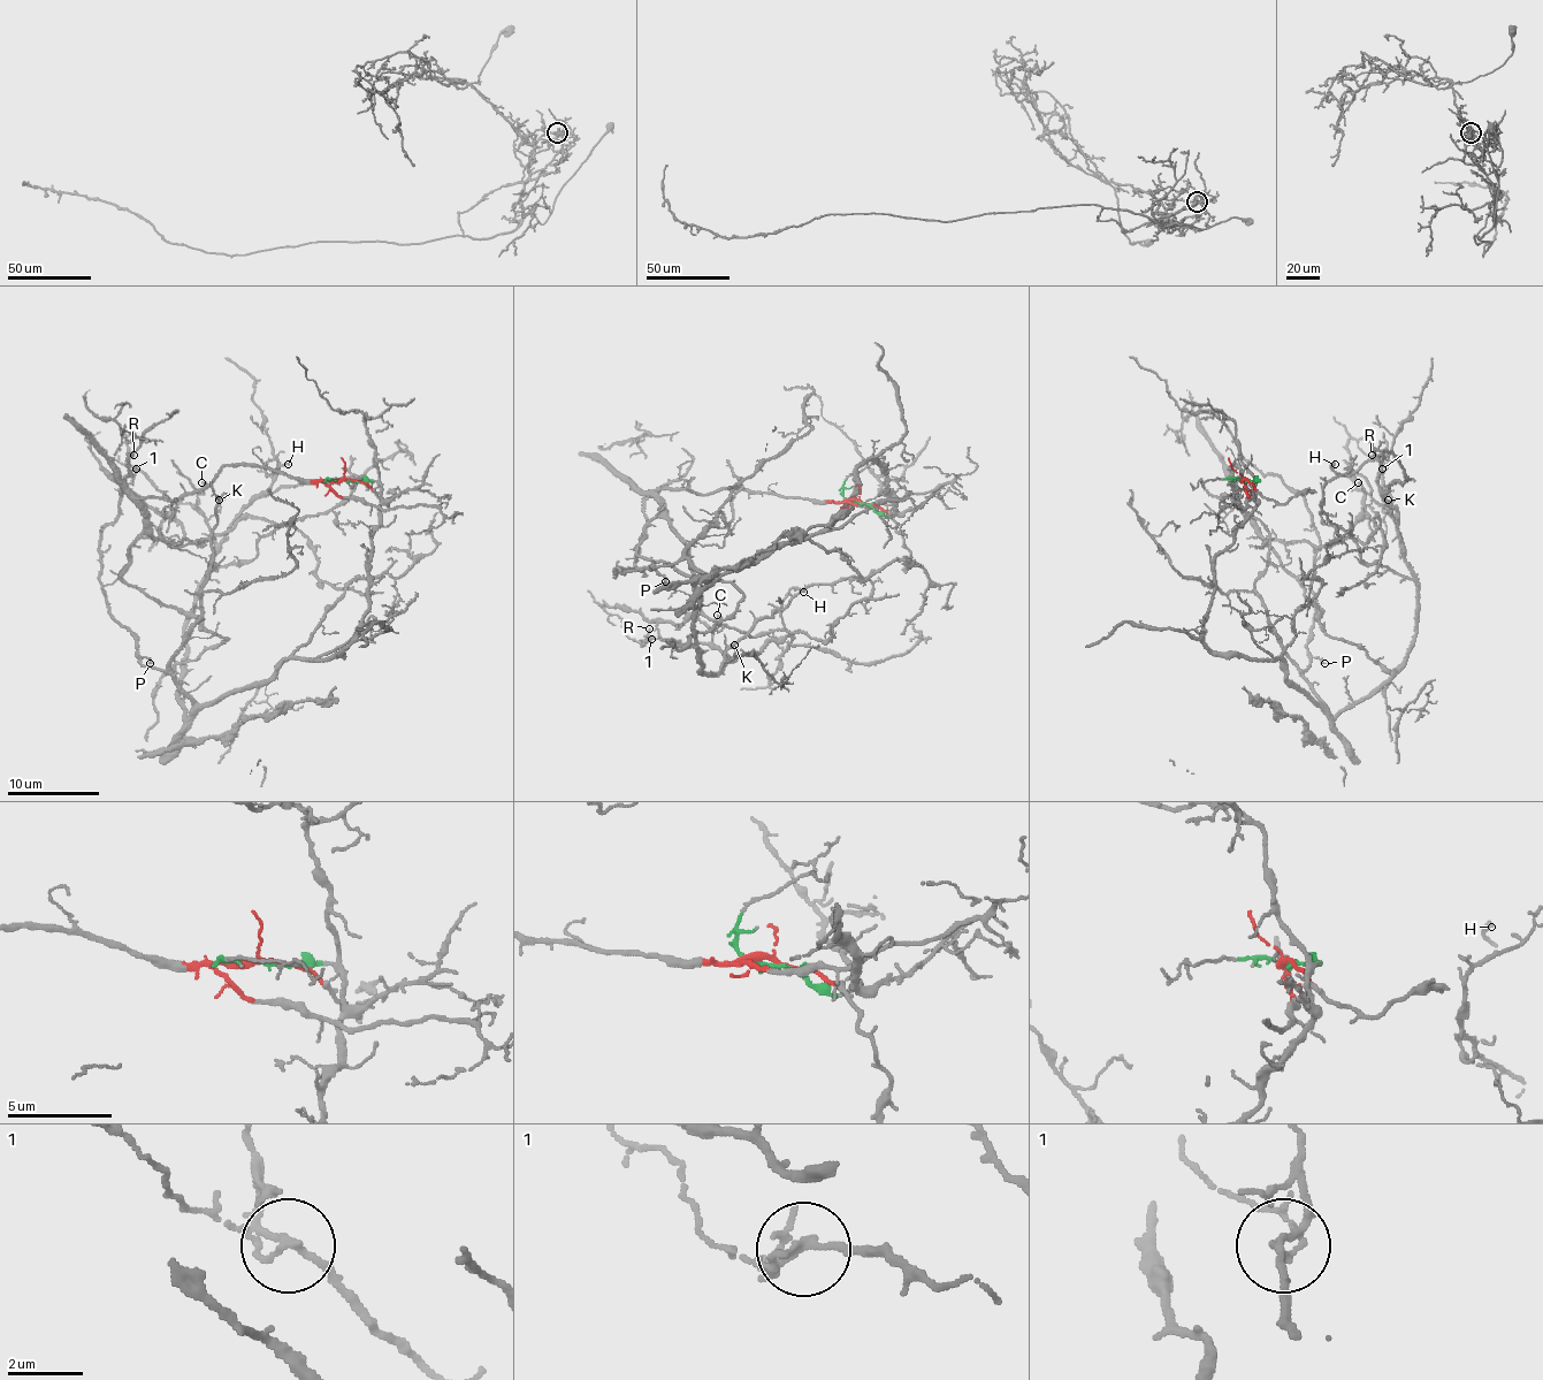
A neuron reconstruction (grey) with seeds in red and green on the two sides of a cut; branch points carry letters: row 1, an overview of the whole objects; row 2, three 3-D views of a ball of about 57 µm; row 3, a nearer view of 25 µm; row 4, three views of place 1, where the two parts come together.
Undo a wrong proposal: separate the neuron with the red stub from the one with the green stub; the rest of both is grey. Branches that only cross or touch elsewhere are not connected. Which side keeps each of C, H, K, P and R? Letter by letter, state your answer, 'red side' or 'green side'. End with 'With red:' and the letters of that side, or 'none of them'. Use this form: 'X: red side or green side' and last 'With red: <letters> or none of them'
C: green side
H: green side
K: green side
P: green side
R: green side
With red: none of them

